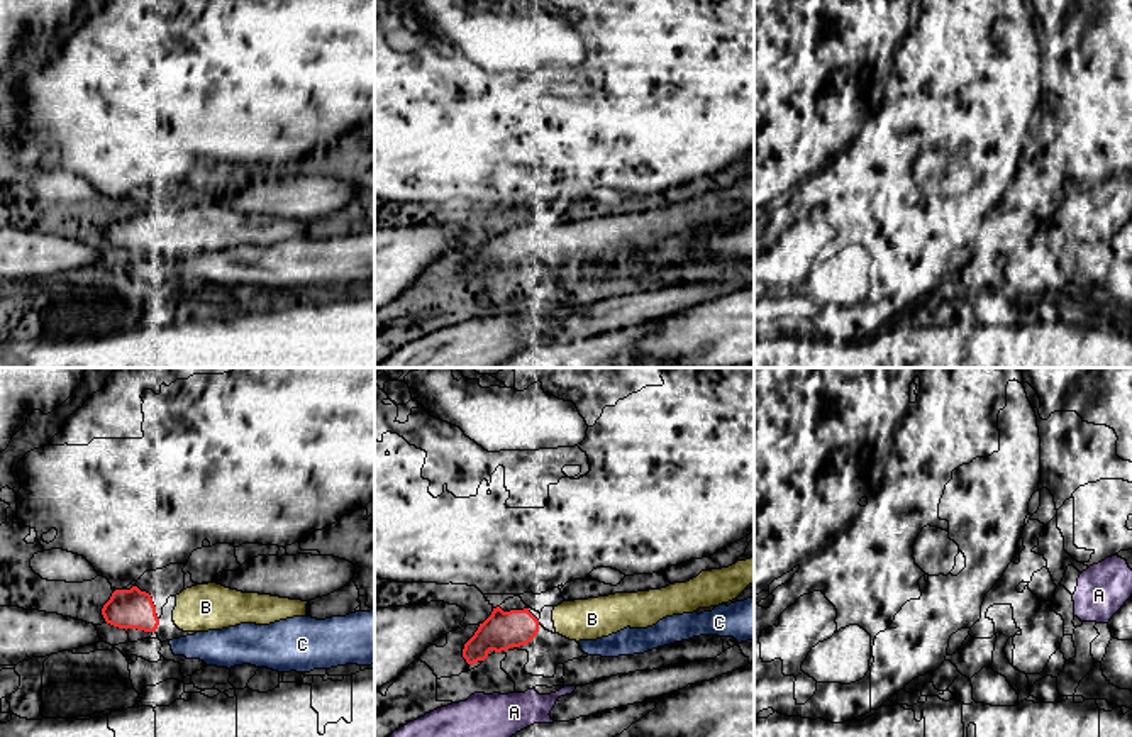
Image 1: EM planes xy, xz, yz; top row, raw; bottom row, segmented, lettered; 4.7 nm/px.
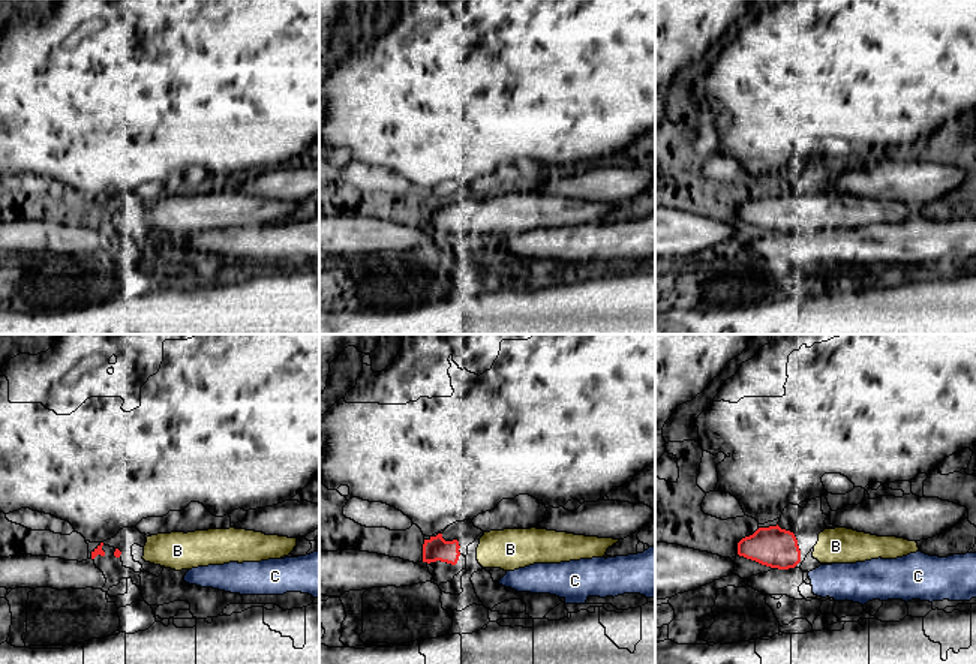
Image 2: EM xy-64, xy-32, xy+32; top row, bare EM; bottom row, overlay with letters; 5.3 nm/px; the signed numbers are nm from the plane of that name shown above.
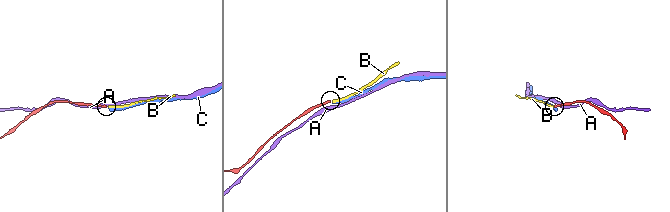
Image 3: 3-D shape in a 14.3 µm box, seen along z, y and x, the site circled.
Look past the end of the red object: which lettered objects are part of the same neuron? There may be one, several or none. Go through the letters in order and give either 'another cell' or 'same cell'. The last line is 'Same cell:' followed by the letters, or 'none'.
A: another cell
B: same cell
C: another cell
Same cell: B

